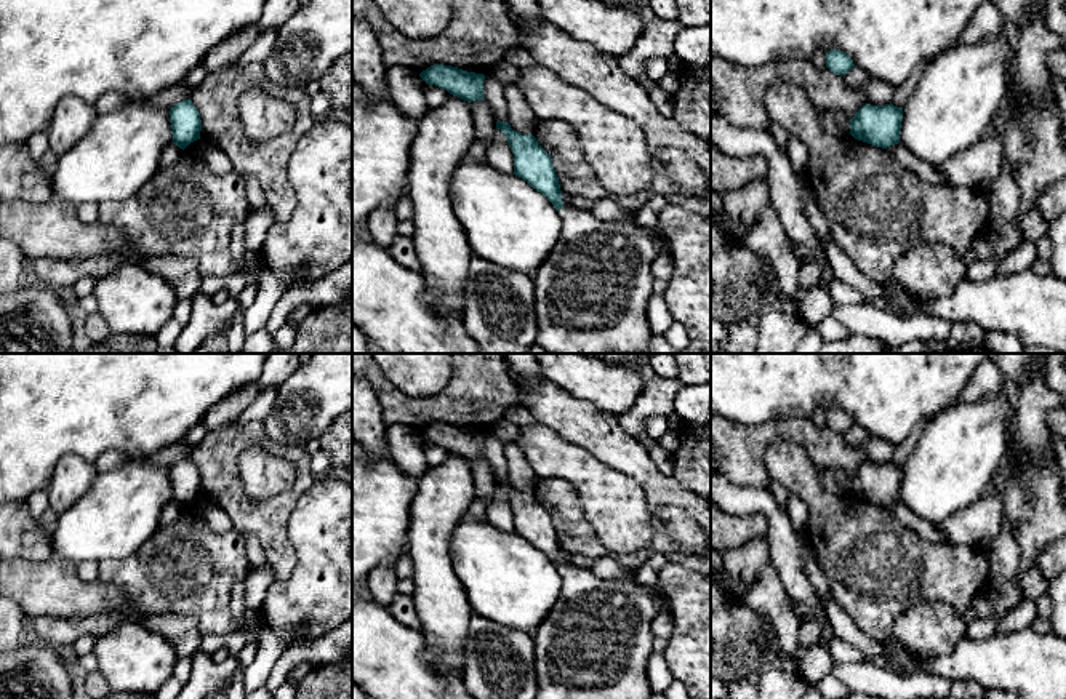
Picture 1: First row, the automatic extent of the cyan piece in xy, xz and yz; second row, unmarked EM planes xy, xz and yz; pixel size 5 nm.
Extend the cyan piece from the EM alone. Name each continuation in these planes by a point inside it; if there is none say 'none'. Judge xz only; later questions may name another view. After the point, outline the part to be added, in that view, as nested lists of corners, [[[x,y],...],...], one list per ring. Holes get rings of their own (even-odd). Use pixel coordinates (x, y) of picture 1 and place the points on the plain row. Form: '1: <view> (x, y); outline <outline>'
1: xz (594, 643); outline [[[565,561],[559,574],[562,590],[533,633],[536,699],[651,699],[647,662],[653,654],[651,622],[661,614],[655,605],[656,589],[640,585],[635,576],[602,579],[571,561]]]

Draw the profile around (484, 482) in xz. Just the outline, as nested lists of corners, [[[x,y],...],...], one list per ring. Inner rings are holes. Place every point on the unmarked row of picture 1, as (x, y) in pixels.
[[[472,459],[469,461],[469,467],[475,494],[479,494],[485,504],[490,505],[498,488],[490,464],[485,459]]]

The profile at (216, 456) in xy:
[[[229,422],[210,430],[190,451],[202,478],[200,496],[221,505],[245,539],[256,536],[266,555],[266,565],[277,581],[287,581],[296,568],[296,552],[287,533],[287,523],[299,496],[319,480],[309,469],[304,445],[275,446],[267,440],[264,422]],[[261,446],[295,465],[295,481],[280,494],[254,502],[242,486],[238,456],[243,449]]]

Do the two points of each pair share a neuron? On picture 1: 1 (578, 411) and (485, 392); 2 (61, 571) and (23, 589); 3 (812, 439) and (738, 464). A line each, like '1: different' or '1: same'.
1: different
2: same
3: same

